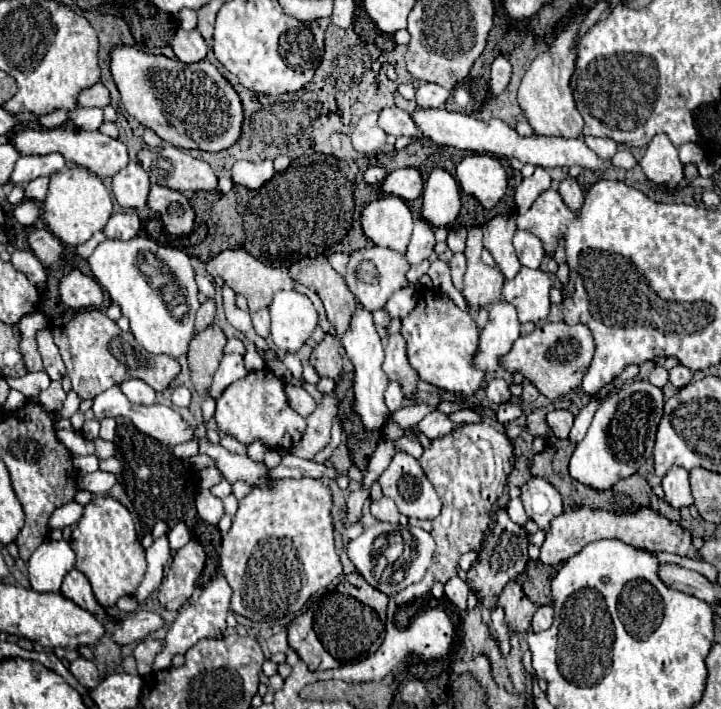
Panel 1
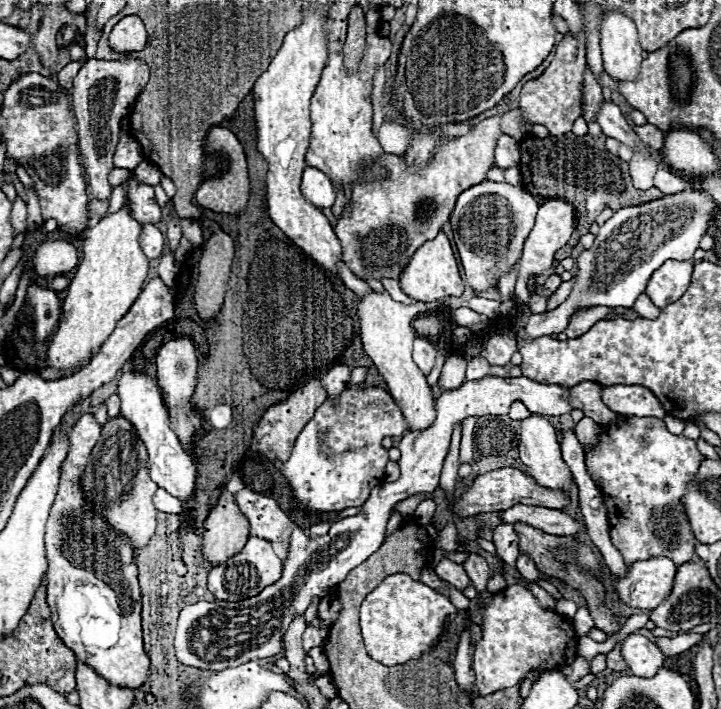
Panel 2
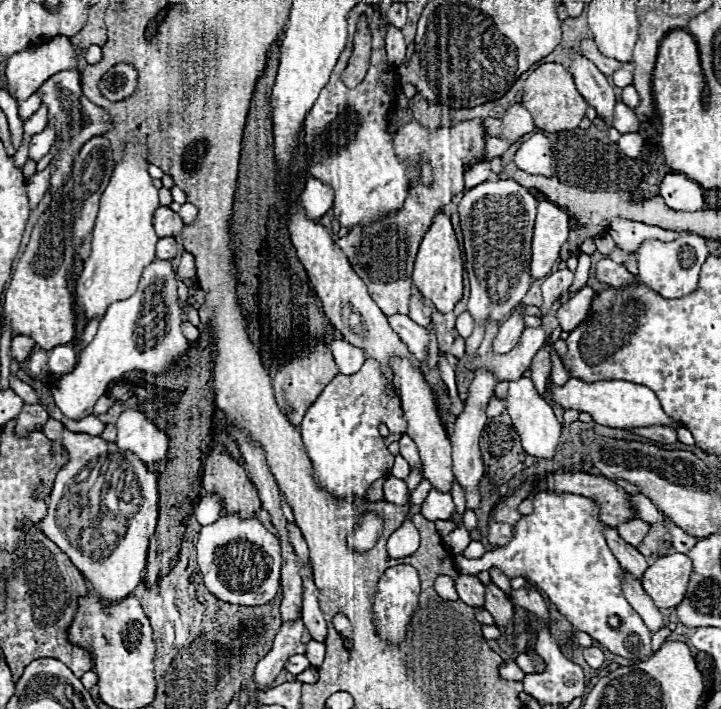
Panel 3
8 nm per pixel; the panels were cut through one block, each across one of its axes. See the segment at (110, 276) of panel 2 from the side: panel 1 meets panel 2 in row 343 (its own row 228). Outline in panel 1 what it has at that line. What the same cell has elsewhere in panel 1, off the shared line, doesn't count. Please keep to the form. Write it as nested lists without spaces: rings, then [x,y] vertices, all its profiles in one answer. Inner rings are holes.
[[[76,166],[74,170],[64,168],[52,176],[48,196],[44,200],[44,220],[50,232],[64,244],[80,246],[88,242],[92,234],[104,230],[110,216],[112,216],[112,198],[102,180],[94,172]]]

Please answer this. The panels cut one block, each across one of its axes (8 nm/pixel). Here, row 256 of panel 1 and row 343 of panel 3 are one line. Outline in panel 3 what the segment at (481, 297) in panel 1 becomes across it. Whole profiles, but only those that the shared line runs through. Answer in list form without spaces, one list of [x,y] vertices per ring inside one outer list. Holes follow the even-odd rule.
[[[486,180],[470,188],[458,204],[470,278],[468,312],[474,318],[474,332],[466,338],[466,350],[478,350],[486,320],[504,322],[530,288],[530,248],[536,206],[538,200],[530,190],[514,180]]]

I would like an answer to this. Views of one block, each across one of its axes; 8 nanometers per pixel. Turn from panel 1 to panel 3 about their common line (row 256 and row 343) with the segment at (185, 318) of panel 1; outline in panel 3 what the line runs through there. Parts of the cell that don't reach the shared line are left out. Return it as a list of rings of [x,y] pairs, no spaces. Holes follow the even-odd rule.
[[[156,258],[142,272],[140,286],[134,296],[118,300],[108,306],[94,340],[82,350],[74,372],[66,374],[52,390],[56,406],[64,416],[80,420],[92,414],[92,408],[112,380],[122,378],[128,372],[164,374],[170,370],[188,350],[188,340],[182,334],[182,310],[178,304],[178,278],[172,262]]]

